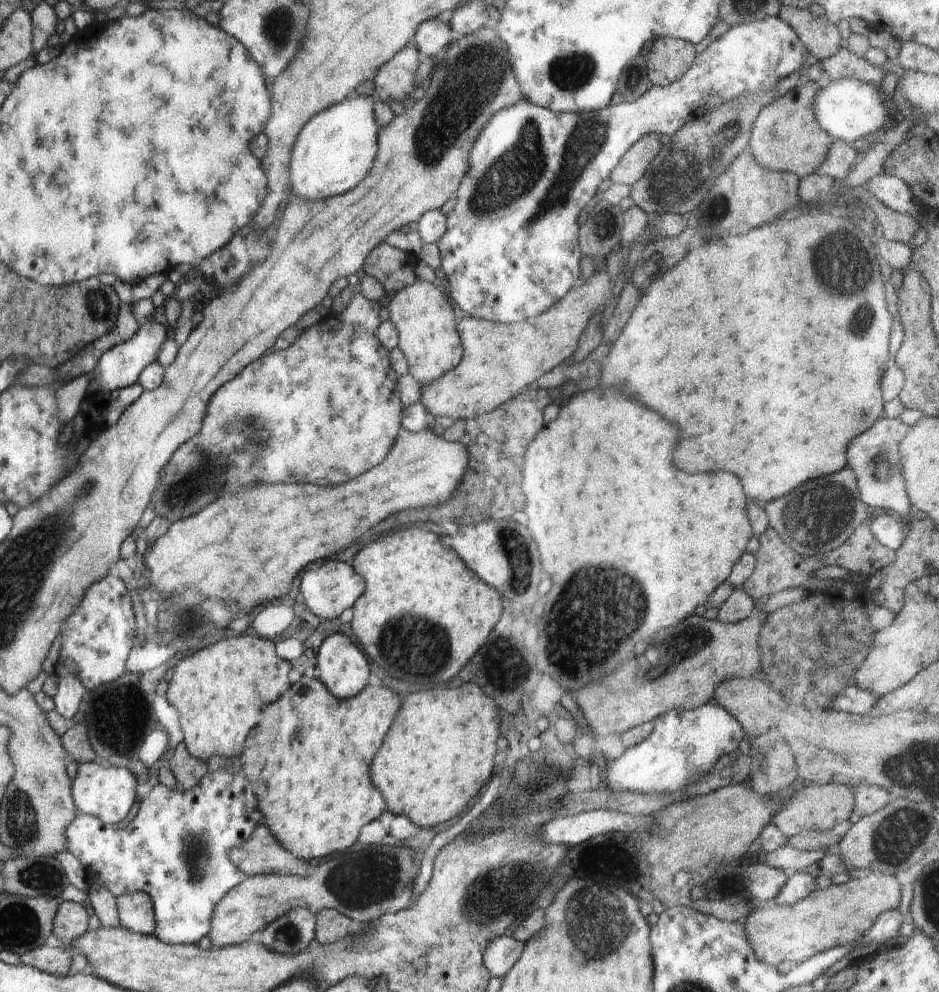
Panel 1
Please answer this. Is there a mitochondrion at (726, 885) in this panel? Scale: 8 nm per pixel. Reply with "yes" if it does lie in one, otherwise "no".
no

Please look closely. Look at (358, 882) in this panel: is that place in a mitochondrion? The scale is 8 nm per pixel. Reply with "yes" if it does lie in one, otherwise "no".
yes

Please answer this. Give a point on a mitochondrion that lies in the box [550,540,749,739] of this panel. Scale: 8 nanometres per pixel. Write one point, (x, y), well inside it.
(665, 655)

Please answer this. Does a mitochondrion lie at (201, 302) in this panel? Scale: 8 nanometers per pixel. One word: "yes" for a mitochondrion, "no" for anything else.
no

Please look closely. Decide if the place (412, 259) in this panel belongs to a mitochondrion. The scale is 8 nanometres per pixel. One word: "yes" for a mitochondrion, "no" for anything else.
no

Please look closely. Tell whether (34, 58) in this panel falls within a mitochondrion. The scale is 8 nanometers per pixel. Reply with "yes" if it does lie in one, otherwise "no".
no

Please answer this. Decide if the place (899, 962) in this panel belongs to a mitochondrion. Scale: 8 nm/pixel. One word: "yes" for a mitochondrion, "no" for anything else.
no

